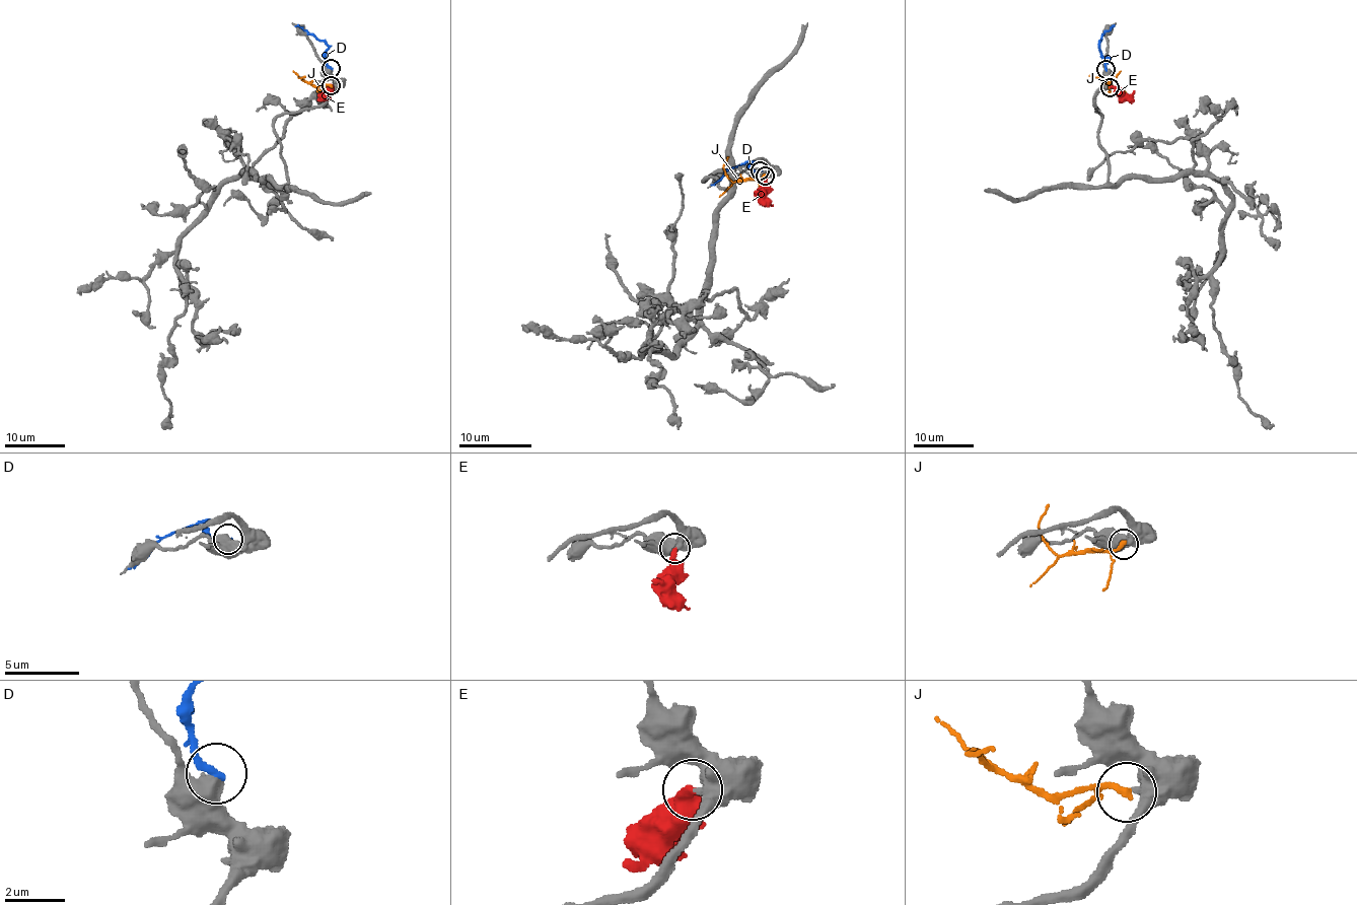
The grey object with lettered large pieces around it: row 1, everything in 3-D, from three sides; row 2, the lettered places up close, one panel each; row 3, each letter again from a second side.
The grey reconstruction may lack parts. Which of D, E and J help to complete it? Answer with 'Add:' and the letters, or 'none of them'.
Add: E

